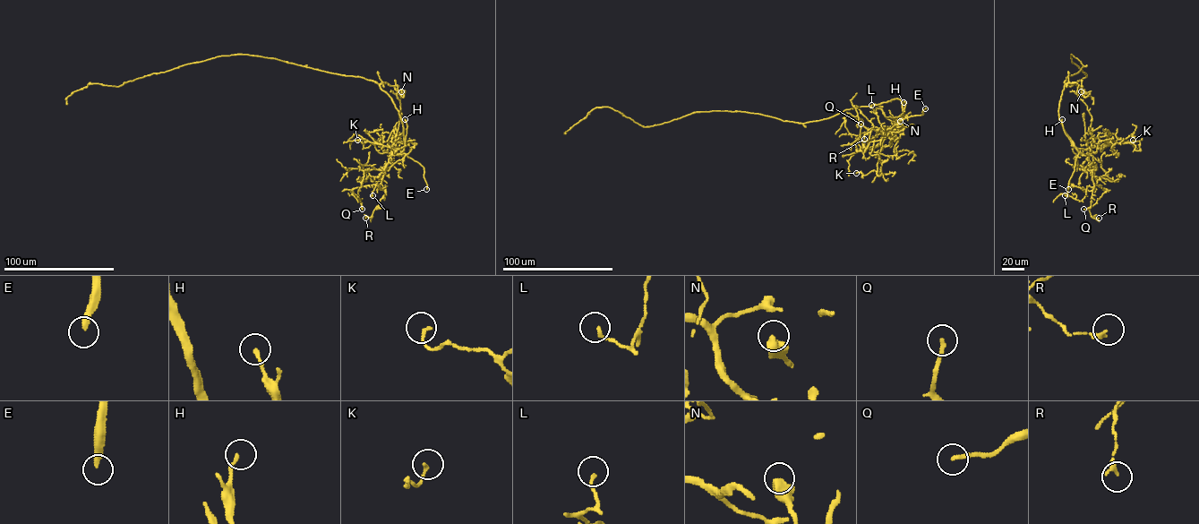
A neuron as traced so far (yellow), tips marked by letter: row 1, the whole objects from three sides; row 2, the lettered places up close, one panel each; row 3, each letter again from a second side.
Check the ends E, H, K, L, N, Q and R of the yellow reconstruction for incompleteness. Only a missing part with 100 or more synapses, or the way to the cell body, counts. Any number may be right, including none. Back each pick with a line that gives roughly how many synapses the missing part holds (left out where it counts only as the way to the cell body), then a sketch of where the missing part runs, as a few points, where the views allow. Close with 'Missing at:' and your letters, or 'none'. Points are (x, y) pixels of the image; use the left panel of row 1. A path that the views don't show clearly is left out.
Missing at: E

